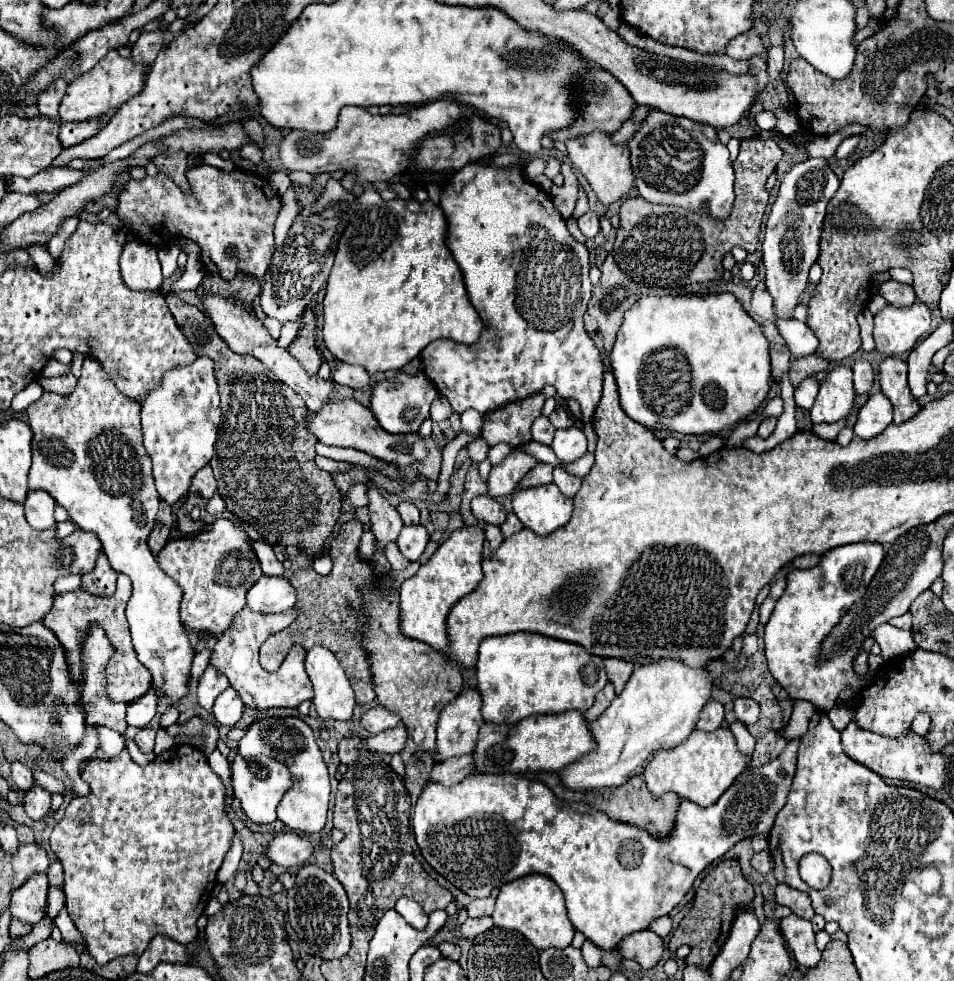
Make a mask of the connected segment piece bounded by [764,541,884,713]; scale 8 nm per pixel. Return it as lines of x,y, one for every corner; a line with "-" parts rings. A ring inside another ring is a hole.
862,541
824,553
822,561
812,569
790,571
786,591
776,601
774,613
764,627
764,653
768,669
790,699
810,701
818,707
818,711
828,713
846,685
852,685
856,691
860,689
858,675
852,671
856,651
838,653
836,657
820,657
820,645
840,623
840,617
844,617
844,613
866,593
882,559
884,549
880,543

